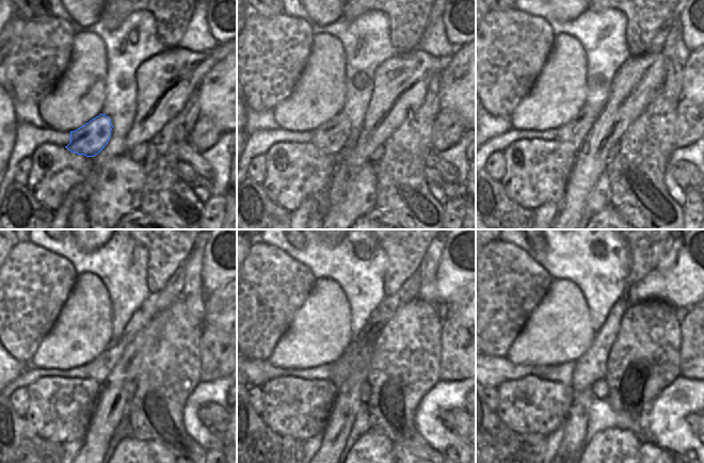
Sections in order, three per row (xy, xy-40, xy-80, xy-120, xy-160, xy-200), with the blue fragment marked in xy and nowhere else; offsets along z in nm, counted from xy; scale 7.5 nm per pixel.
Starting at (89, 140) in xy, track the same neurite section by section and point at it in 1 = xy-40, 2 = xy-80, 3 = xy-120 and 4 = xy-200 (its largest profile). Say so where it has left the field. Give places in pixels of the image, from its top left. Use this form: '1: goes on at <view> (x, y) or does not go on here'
1: goes on at xy-40 (331, 138)
2: goes on at xy-80 (575, 131)
3: goes on at xy-120 (98, 369)
4: goes on at xy-200 (590, 367)

